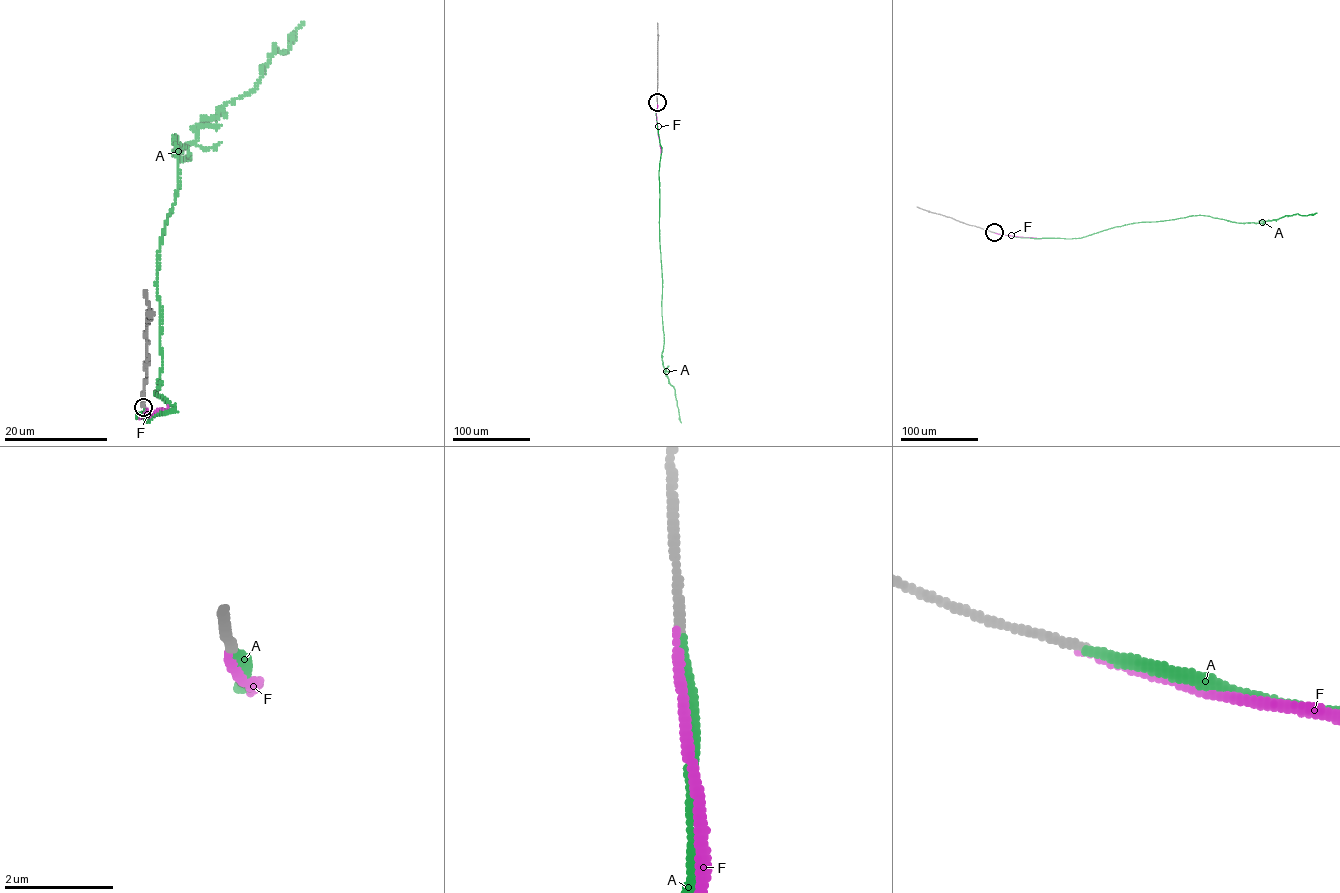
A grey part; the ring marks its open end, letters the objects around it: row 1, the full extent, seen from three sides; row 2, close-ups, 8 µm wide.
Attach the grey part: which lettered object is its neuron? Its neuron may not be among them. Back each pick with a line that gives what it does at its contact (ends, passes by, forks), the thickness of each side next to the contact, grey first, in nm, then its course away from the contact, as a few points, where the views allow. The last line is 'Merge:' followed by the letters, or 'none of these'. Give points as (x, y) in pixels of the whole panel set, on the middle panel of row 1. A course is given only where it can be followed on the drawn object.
A: it ends; calibres 140 and 170 nm; course (657, 103), (662, 149), (659, 171), (664, 338), (662, 359), (669, 382), (675, 390), (681, 422)
Merge: A

